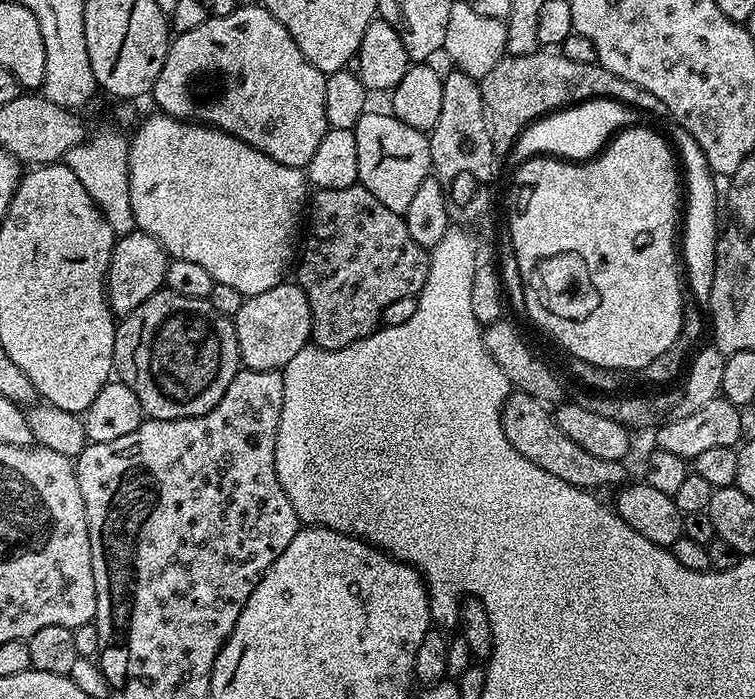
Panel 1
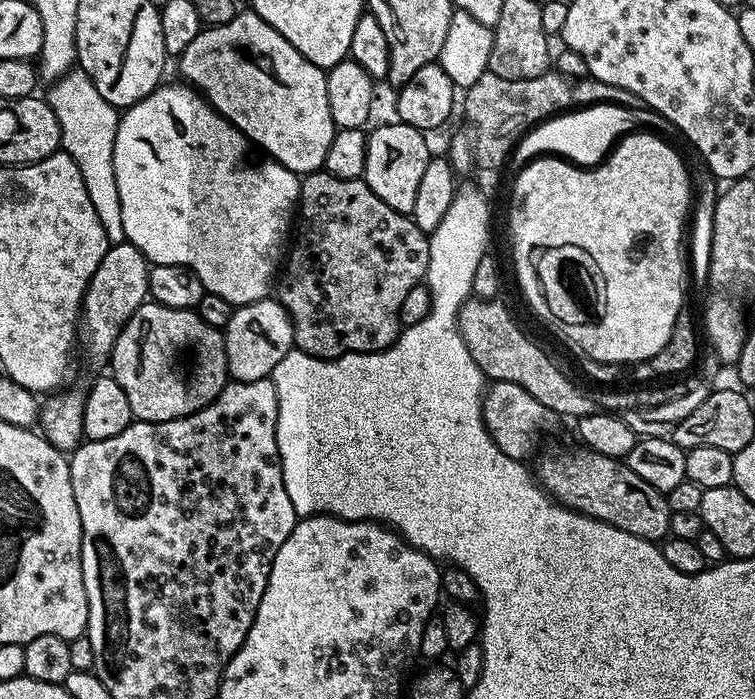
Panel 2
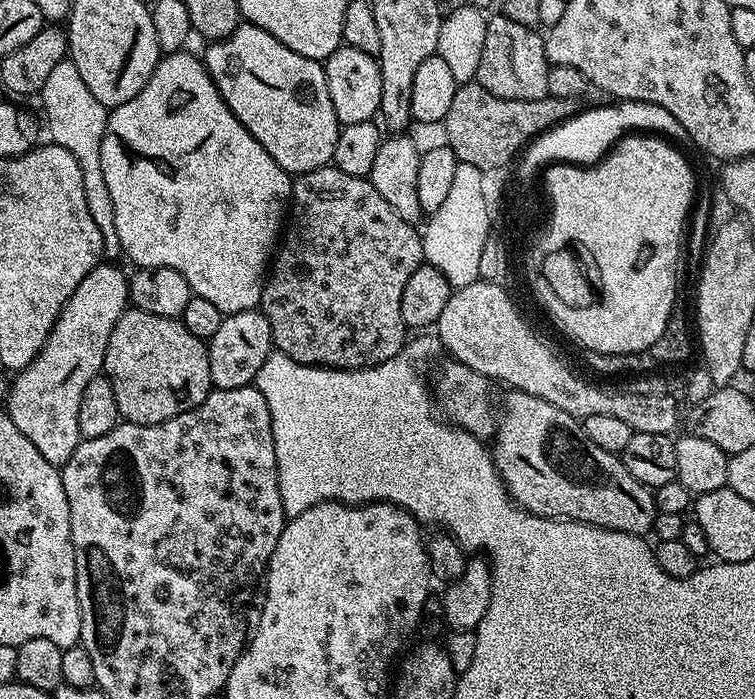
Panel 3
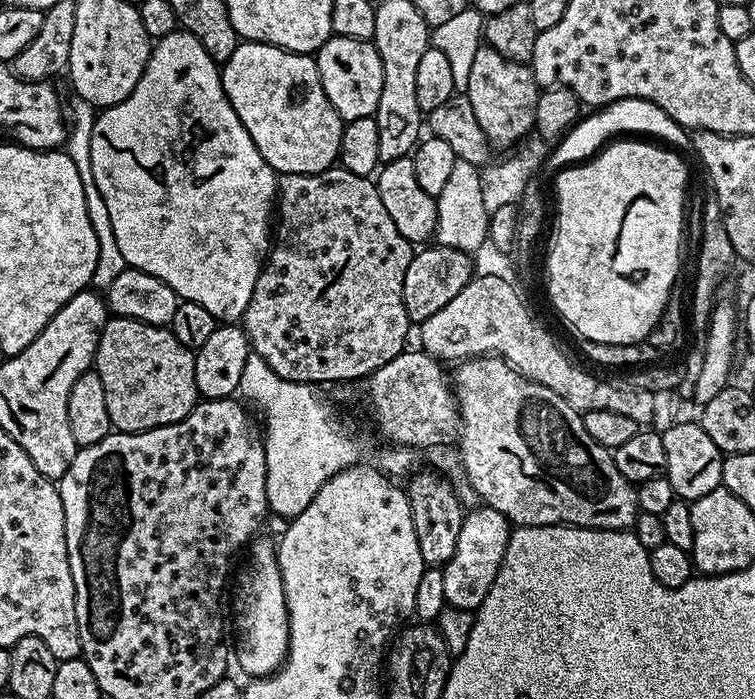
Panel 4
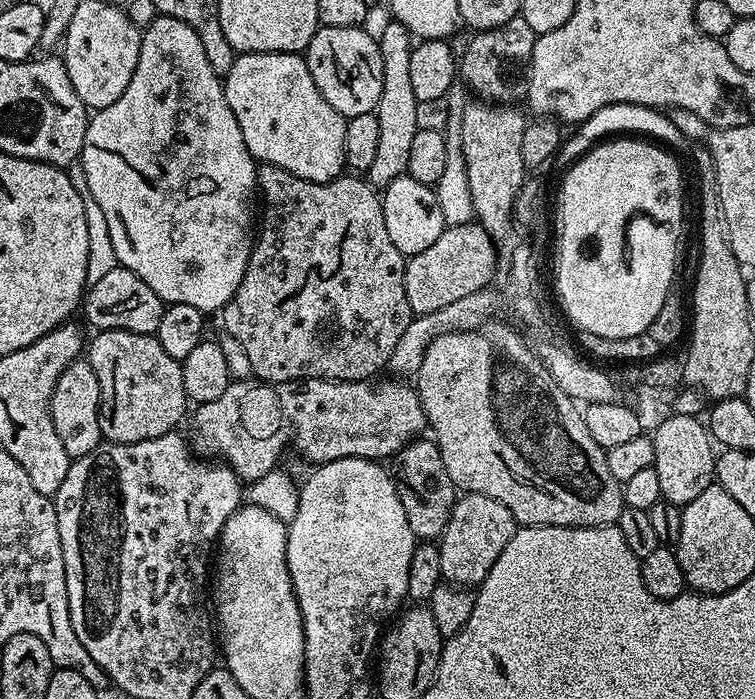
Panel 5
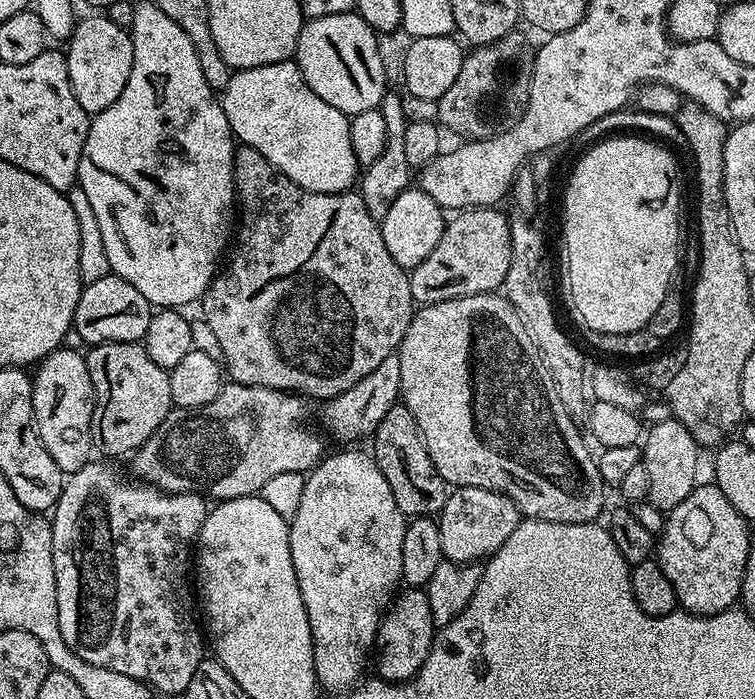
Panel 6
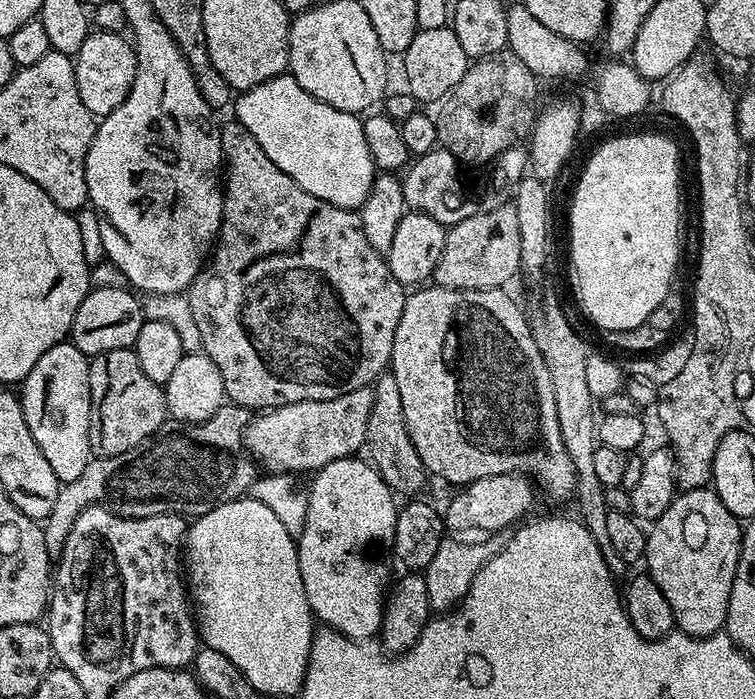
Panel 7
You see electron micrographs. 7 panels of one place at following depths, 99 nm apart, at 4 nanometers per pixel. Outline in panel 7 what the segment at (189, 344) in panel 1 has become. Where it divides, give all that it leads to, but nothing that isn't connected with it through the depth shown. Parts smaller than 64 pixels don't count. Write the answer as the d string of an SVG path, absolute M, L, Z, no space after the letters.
M132 348L110 350L93 356L88 369L90 370L90 398L92 399L90 446L93 457L117 456L126 450L137 448L142 441L149 440L169 419L163 387L150 382L150 378L146 378L142 366L138 366L138 358Z

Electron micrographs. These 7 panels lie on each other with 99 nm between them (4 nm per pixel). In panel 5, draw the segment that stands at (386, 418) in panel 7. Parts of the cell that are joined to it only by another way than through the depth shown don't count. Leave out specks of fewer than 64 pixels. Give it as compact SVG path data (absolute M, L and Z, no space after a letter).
M414 439L396 453L394 457L397 468L395 471L398 473L396 489L402 498L402 510L406 510L410 530L414 530L417 541L432 542L444 533L446 522L450 522L450 514L458 499L458 489L454 482L450 482L450 474L446 474L446 466L442 463L442 454L435 439L424 439Z

